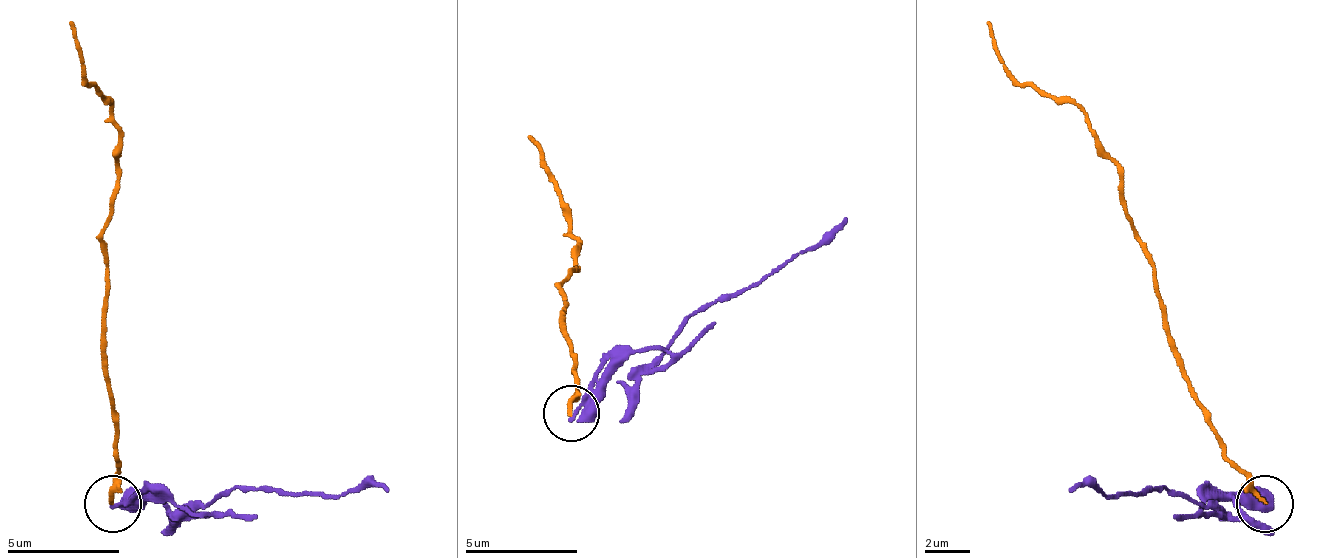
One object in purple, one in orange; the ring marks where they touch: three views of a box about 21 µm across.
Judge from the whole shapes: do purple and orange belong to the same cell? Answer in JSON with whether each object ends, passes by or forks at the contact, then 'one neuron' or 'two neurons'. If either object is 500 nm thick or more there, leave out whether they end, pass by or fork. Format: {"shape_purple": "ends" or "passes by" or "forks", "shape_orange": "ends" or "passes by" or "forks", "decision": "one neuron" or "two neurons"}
{"shape_purple": "ends", "shape_orange": "ends", "decision": "two neurons"}

